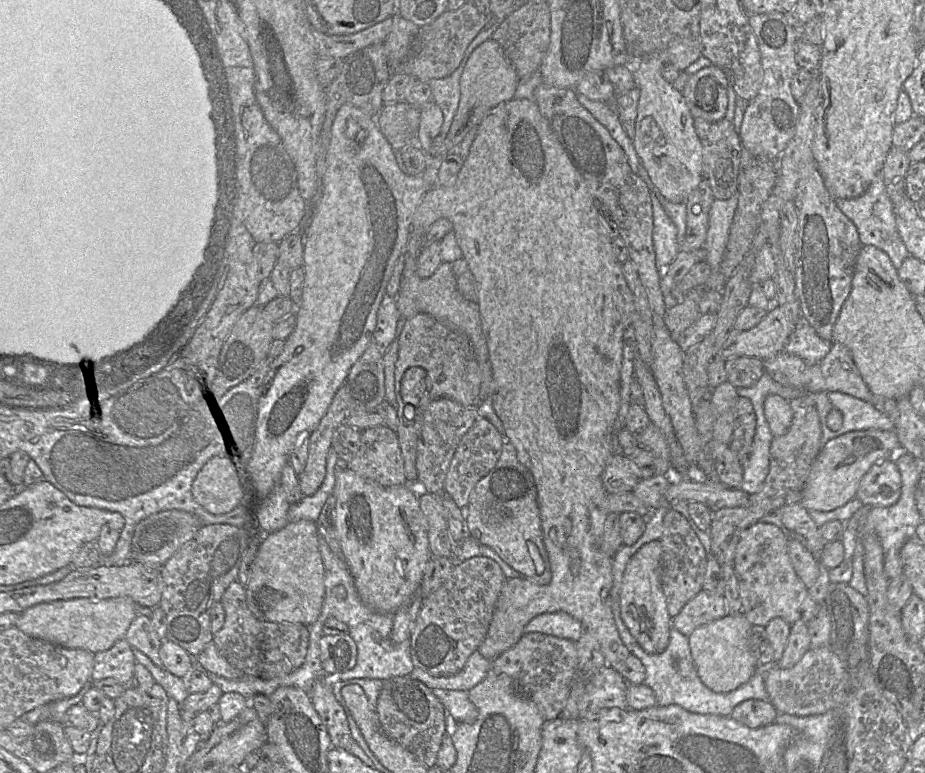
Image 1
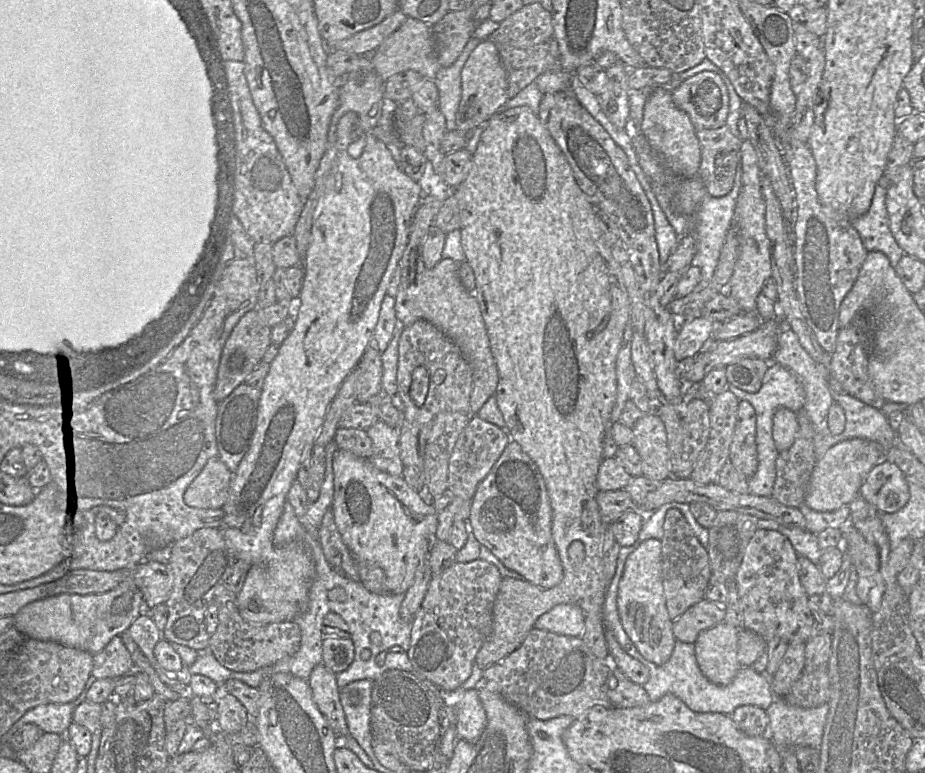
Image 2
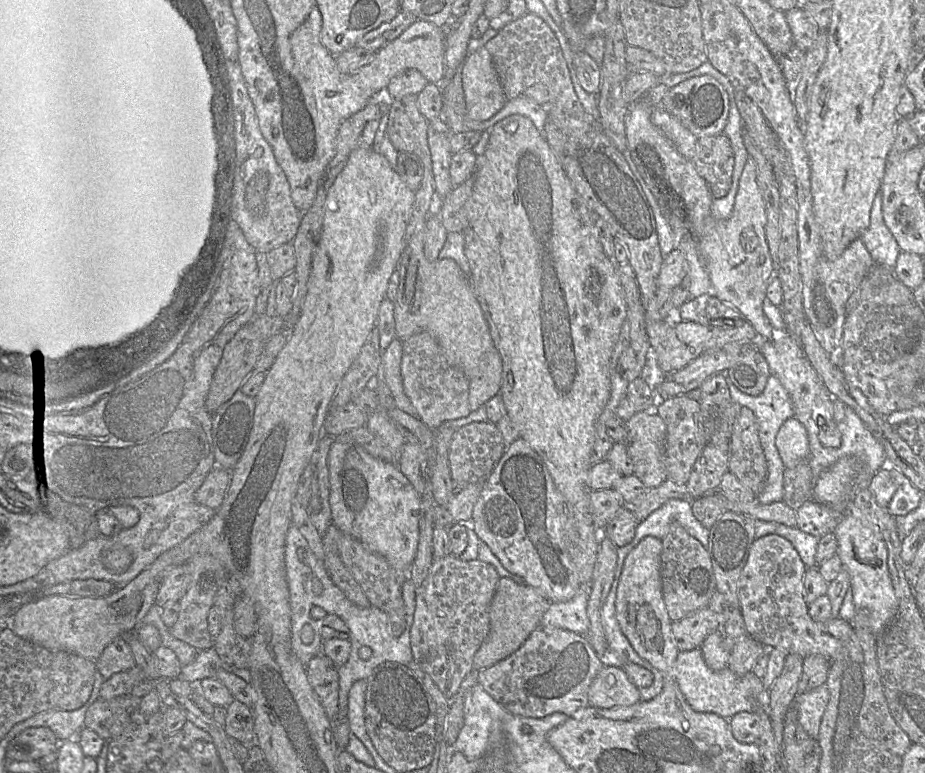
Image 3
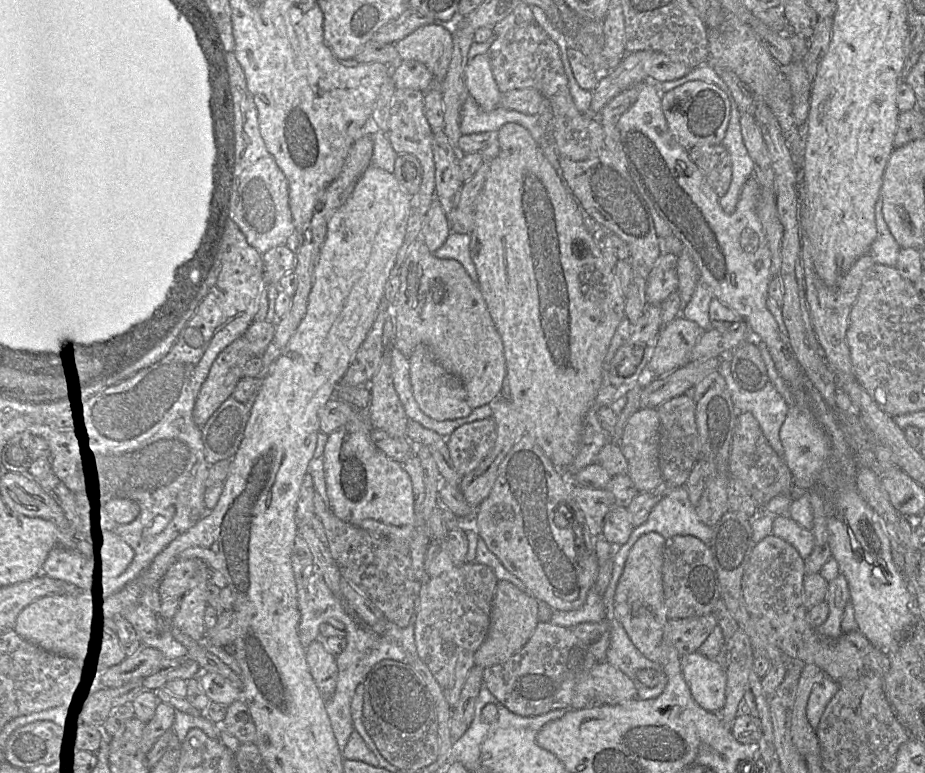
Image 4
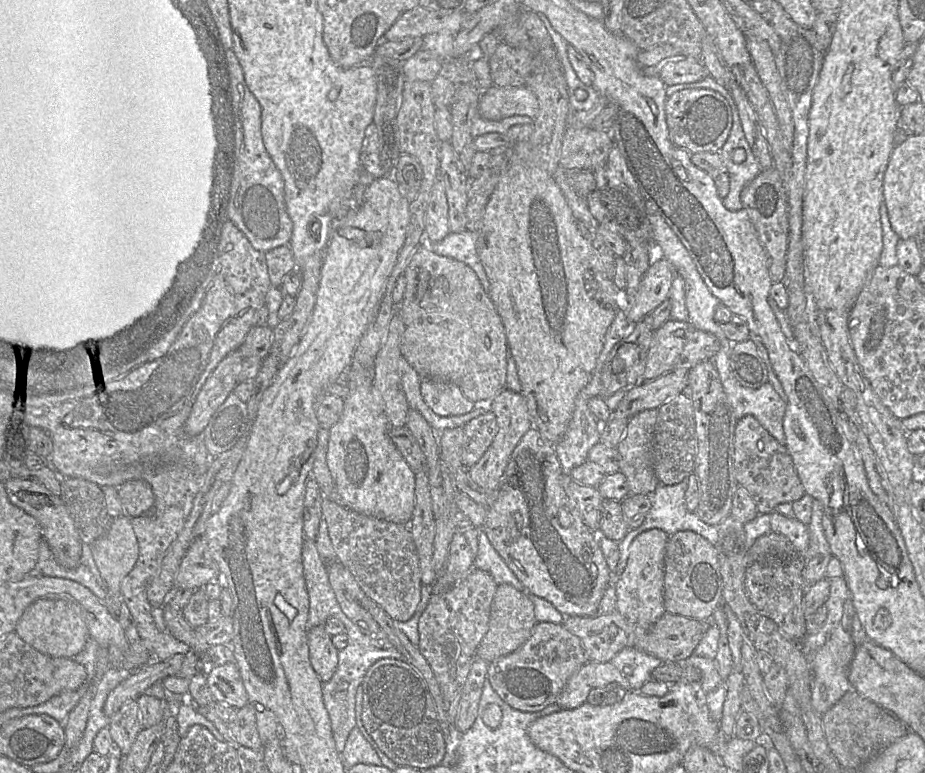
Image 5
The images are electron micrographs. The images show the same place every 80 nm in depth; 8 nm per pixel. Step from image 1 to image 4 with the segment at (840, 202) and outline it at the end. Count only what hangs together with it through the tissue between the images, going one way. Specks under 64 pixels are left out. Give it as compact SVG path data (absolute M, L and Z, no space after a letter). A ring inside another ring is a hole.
M881 196L875 204L875 223L877 235L869 249L869 255L874 263L895 267L898 254L902 249L891 234L882 214Z

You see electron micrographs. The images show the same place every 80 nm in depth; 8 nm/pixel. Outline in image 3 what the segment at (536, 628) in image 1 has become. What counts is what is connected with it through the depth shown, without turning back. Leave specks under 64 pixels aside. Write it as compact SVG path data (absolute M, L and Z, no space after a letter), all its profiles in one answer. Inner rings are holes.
M581 588L568 601L550 602L540 623L586 636L590 626L587 616L588 598L589 590Z

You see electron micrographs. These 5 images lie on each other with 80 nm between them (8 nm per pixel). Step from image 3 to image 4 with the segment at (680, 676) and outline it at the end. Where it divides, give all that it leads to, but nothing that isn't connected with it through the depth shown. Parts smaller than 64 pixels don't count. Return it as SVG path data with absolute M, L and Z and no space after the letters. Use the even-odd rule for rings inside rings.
M698 651L681 657L681 670L692 697L703 709L719 713L726 700L726 667Z

